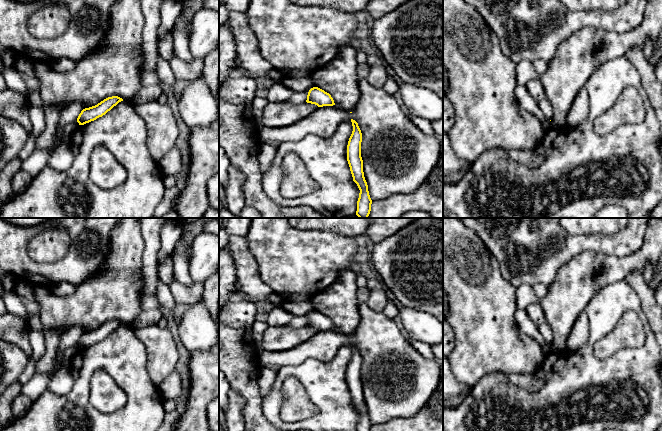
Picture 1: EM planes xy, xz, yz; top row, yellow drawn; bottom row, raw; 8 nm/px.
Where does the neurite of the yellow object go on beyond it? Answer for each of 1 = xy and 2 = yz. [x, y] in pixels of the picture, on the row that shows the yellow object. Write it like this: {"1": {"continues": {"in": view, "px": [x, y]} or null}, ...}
{"1": {"continues": null}, "2": {"continues": null}}

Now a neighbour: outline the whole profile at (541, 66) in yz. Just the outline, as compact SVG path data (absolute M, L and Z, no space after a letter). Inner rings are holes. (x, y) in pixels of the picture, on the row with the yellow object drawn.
M535 60L532 64L536 70L536 73L540 76L548 69L549 62L544 60Z

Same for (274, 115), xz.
M268 102L262 110L261 121L263 127L285 128L308 117L317 108L317 105L307 102L298 105Z

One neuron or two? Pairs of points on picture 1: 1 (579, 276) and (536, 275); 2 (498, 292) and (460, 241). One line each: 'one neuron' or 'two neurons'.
1: two neurons
2: one neuron

